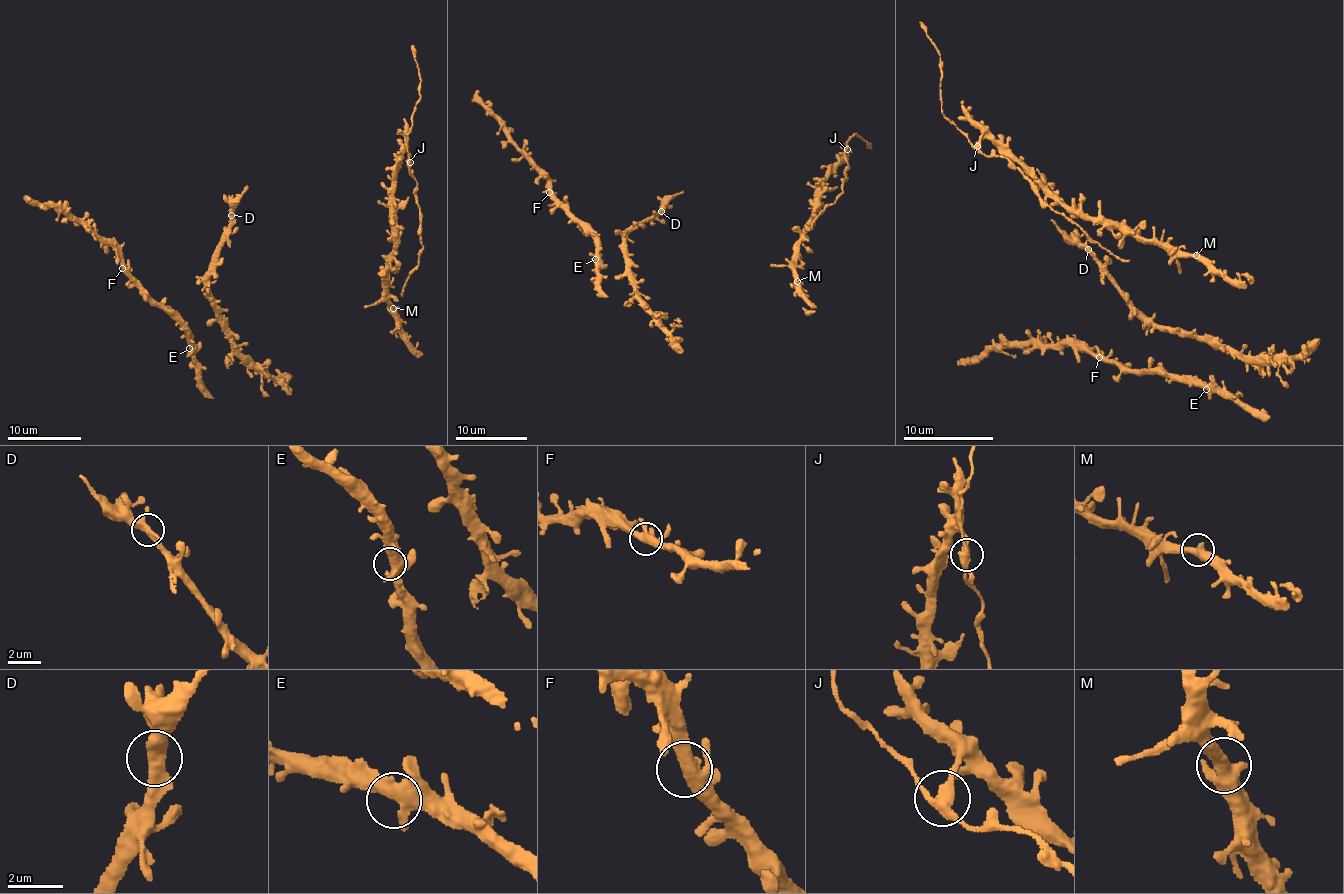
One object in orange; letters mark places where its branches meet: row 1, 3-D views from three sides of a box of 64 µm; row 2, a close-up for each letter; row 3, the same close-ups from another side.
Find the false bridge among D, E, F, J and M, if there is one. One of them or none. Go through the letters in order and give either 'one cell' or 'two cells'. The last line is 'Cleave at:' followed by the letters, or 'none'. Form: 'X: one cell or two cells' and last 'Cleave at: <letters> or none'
D: one cell
E: one cell
F: one cell
J: two cells
M: one cell
Cleave at: J

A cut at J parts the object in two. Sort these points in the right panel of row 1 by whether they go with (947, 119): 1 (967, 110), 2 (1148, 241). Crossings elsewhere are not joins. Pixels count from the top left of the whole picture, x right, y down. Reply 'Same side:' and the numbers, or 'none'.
Same side: none

